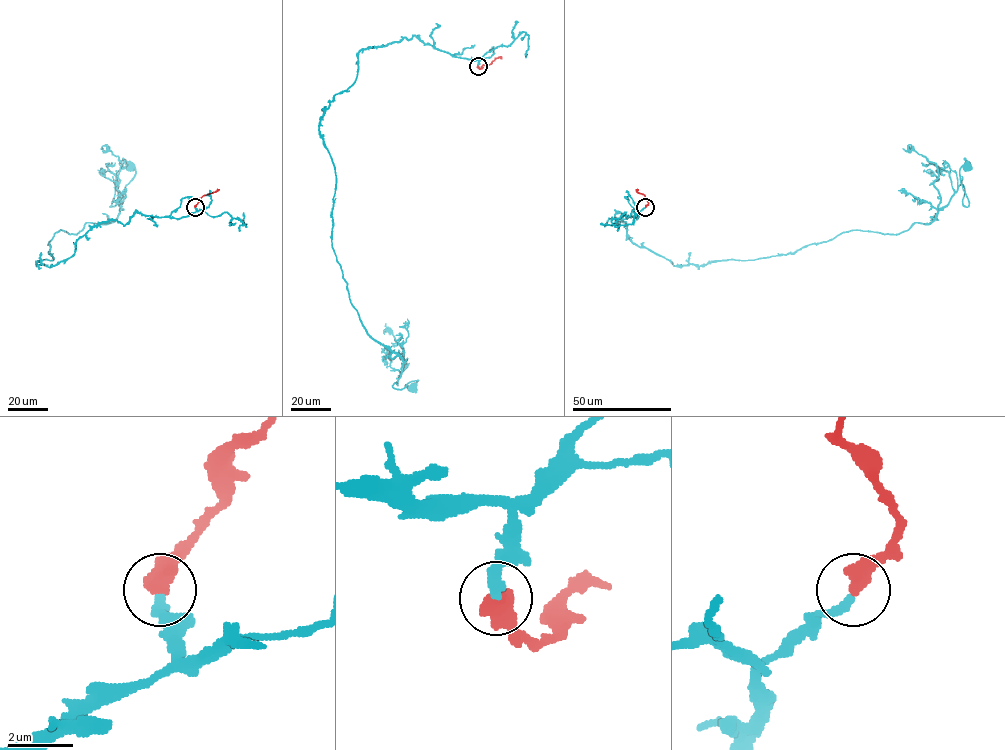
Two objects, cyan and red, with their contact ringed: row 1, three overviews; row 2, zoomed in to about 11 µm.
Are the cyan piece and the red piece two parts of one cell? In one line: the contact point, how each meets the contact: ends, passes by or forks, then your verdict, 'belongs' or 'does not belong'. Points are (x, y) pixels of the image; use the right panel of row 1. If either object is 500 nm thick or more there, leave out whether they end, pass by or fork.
place (645, 207); belongs

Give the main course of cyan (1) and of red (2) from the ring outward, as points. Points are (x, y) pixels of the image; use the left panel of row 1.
1: (195, 207), (98, 223), (38, 265), (59, 230), (116, 219), (130, 166)
2: (195, 207), (202, 196), (219, 189)

